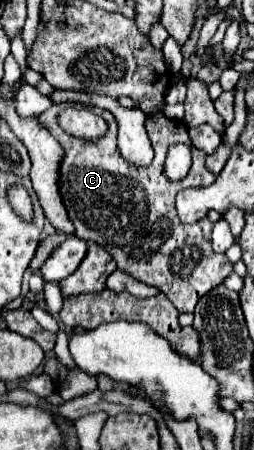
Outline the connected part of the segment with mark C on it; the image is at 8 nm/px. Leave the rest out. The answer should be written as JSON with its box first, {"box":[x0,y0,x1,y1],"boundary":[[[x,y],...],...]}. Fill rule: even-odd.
{"box":[38,103,234,313],"boundary":[[[52,103],[52,107],[44,111],[38,121],[54,139],[58,139],[64,149],[58,169],[58,183],[62,203],[76,229],[76,235],[84,241],[102,245],[114,257],[120,271],[140,279],[146,285],[158,287],[180,313],[192,313],[196,301],[210,289],[222,285],[234,269],[226,255],[212,253],[212,223],[202,219],[186,225],[178,219],[174,207],[174,197],[178,191],[186,187],[208,187],[214,183],[214,175],[204,165],[206,153],[192,145],[188,127],[184,127],[182,121],[172,121],[164,113],[152,113],[146,115],[146,131],[154,147],[154,161],[148,167],[134,167],[128,165],[118,153],[118,123],[110,111],[94,107],[94,111],[108,121],[110,131],[100,141],[84,143],[58,127],[56,115],[62,107],[68,107],[68,103]],[[174,143],[184,143],[192,151],[192,169],[188,177],[178,183],[170,183],[164,175],[166,151]]]}

